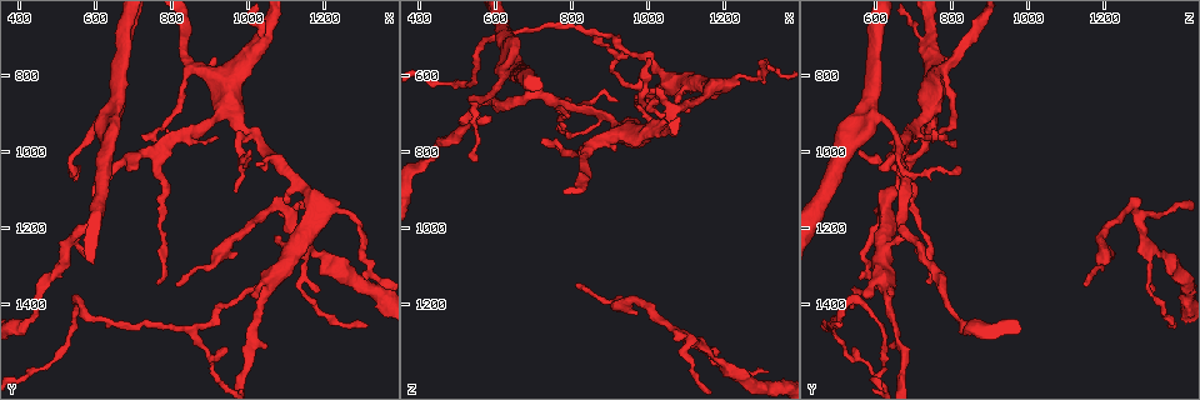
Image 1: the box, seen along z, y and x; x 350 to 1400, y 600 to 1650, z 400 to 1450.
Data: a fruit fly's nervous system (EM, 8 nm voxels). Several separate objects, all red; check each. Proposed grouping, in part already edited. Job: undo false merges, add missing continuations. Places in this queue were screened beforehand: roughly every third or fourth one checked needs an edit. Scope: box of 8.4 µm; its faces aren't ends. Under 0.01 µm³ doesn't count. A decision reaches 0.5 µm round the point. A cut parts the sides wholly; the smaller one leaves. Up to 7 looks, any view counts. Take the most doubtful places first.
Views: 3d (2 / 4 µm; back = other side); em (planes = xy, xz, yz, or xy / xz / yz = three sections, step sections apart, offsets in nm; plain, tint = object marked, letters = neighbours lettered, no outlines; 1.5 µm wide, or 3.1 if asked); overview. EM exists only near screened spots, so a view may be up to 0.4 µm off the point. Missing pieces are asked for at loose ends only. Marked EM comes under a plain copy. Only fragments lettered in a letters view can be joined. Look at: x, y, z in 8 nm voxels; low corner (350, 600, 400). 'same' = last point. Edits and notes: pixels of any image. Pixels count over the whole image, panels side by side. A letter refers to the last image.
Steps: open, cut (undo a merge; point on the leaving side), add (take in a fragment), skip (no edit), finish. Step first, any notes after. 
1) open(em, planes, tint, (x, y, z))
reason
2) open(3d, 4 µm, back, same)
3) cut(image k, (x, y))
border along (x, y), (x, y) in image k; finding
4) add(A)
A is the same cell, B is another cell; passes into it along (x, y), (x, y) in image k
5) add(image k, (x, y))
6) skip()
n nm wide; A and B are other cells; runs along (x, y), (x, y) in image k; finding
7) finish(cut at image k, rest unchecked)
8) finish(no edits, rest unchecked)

open(em, planes, letters, (1160, 1260, 1340))
sharp bend

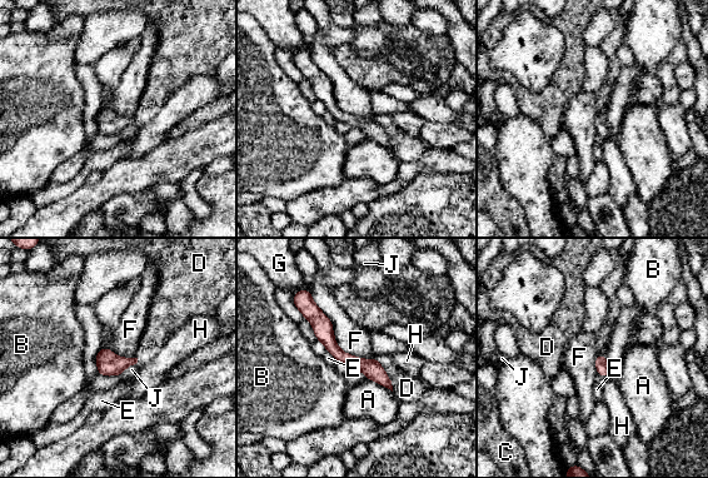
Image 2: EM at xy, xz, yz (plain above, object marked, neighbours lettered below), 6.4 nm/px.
skip()
110 nm wide; A, B, C, D, E, F, G, H and J are other cells; border along (100, 349), (96, 354), (95, 372) in image 2; continuous, no second neuron

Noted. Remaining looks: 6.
open(em, xz, step 4, tint, (550, 1050, 825))

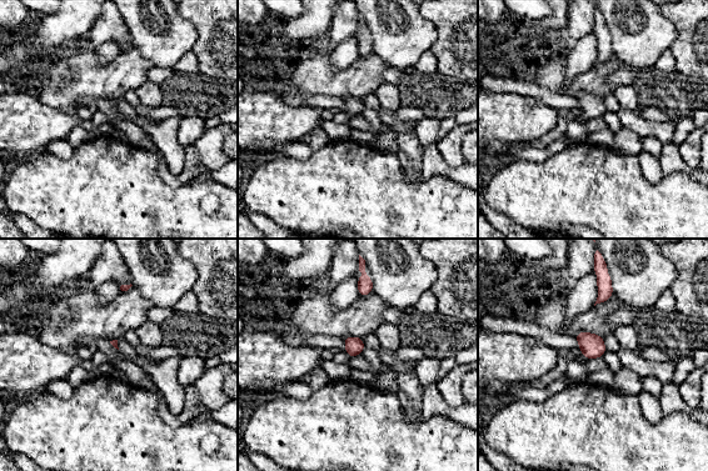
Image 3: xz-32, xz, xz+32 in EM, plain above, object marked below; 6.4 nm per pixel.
open(em, xy, step 4, letters, same)
another direction

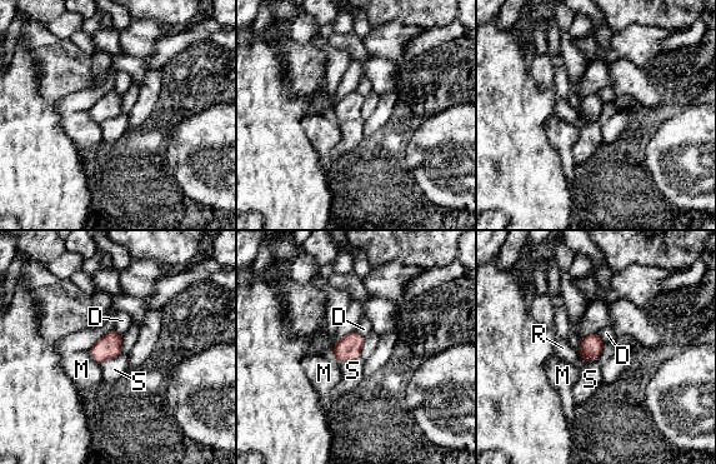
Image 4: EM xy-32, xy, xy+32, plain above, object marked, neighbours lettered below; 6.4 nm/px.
skip()
D, M, R and S are other cells; border along (597, 333), (604, 343) in image 4; none of them fits

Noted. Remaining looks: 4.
open(3d, 4 µm, (1115, 1130, 705))
branch stops here

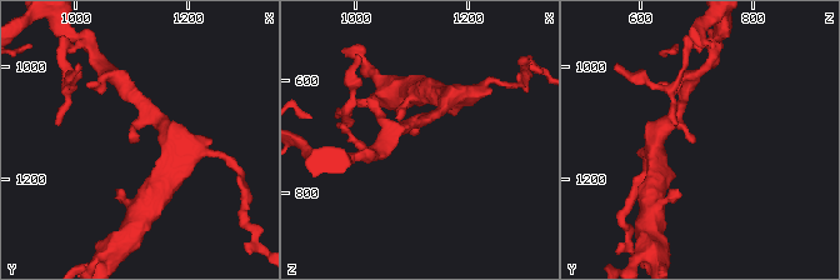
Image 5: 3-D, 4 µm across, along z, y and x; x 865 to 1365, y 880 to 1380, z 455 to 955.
open(em, xy, step 4, letters, (1110, 1135, 695))
arms of 180, 190 nm; shape alone is not enough

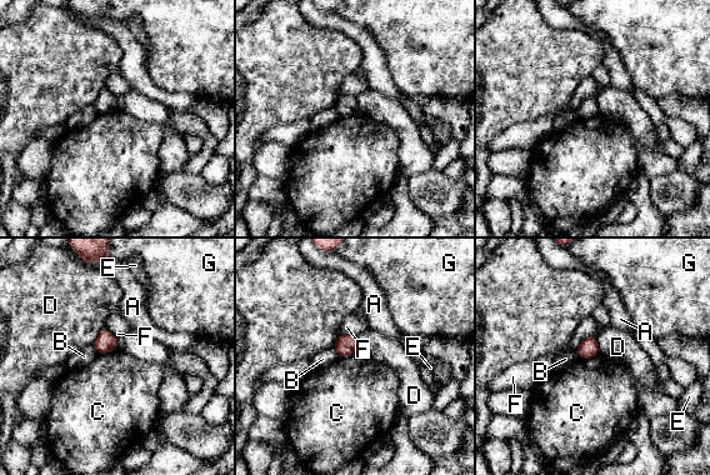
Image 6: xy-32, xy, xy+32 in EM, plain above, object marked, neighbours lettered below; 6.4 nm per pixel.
open(em, planes, letters, same)

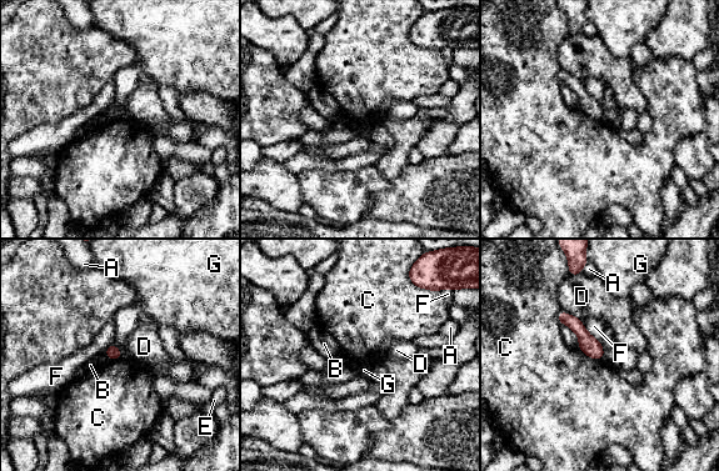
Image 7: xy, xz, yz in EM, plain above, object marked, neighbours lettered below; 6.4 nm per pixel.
skip()
A, B, C, D, E, F and G are other cells; runs along (562, 315), (582, 332), (599, 356) in image 7; none of them fits

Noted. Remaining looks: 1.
finish(no edits, rest unchecked)

